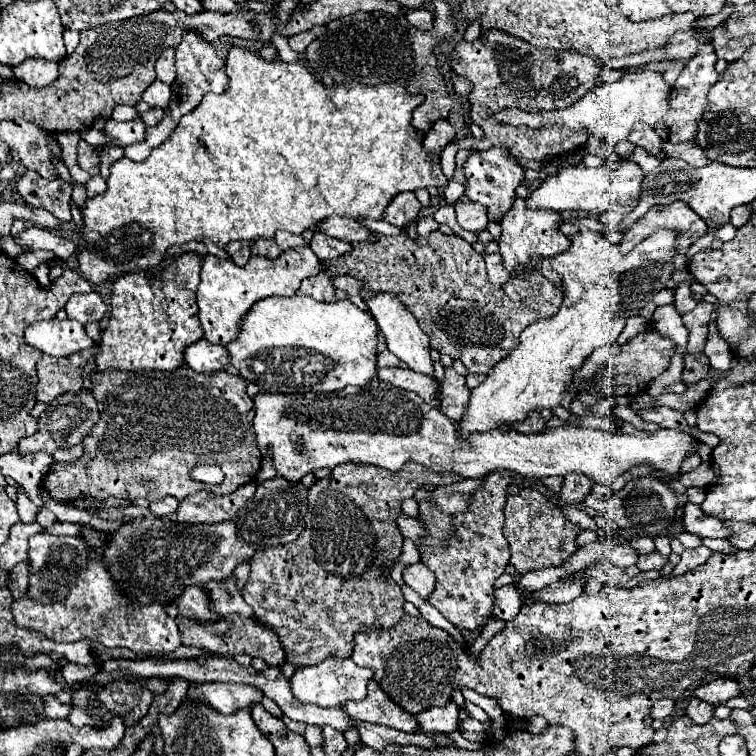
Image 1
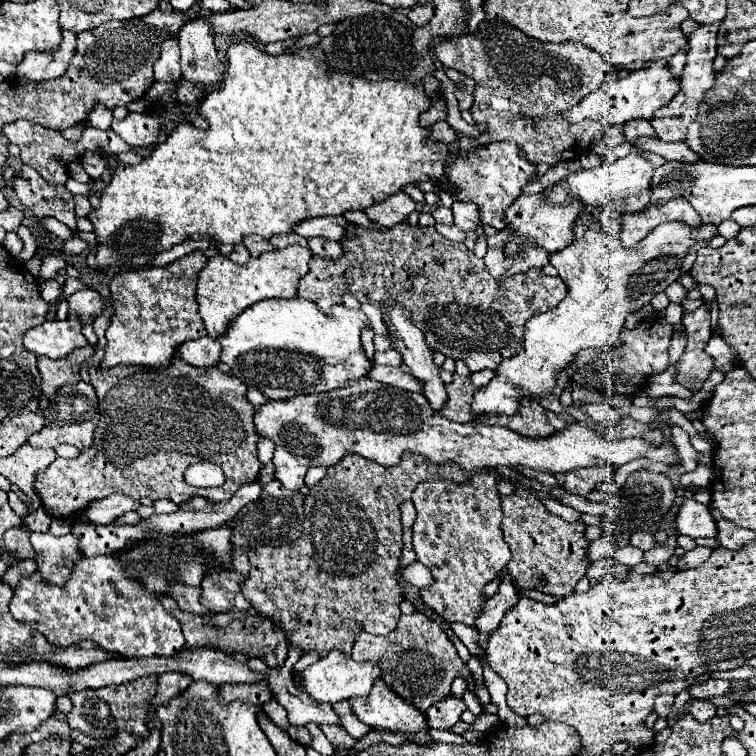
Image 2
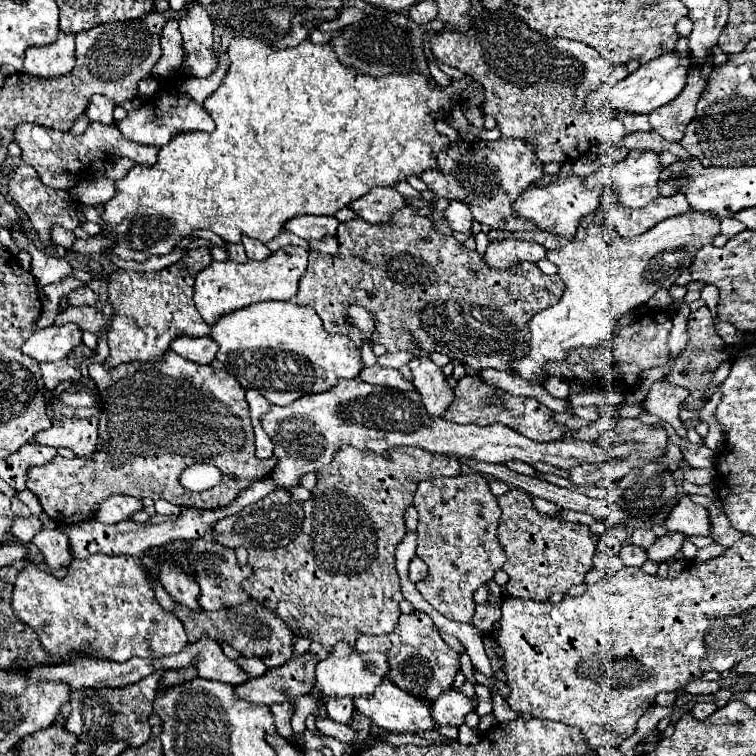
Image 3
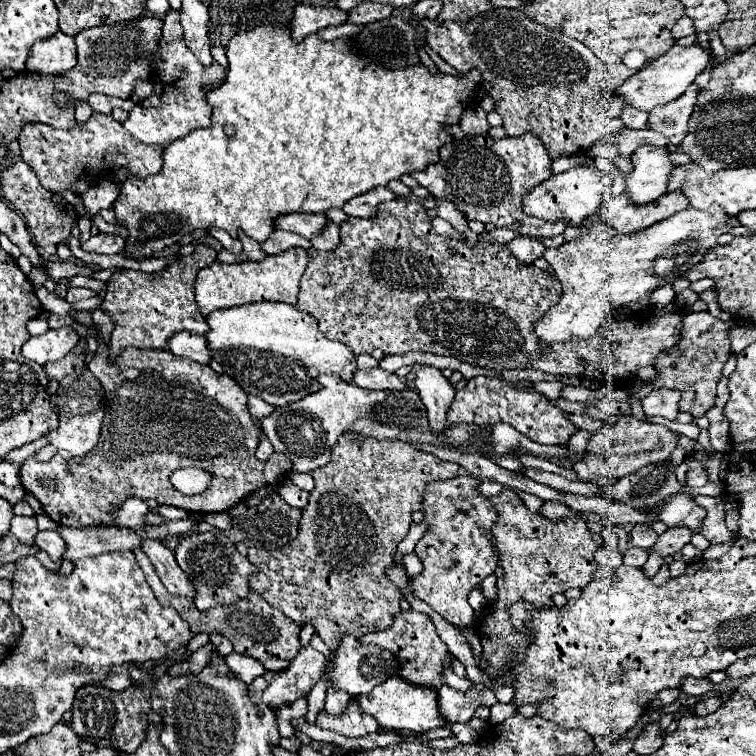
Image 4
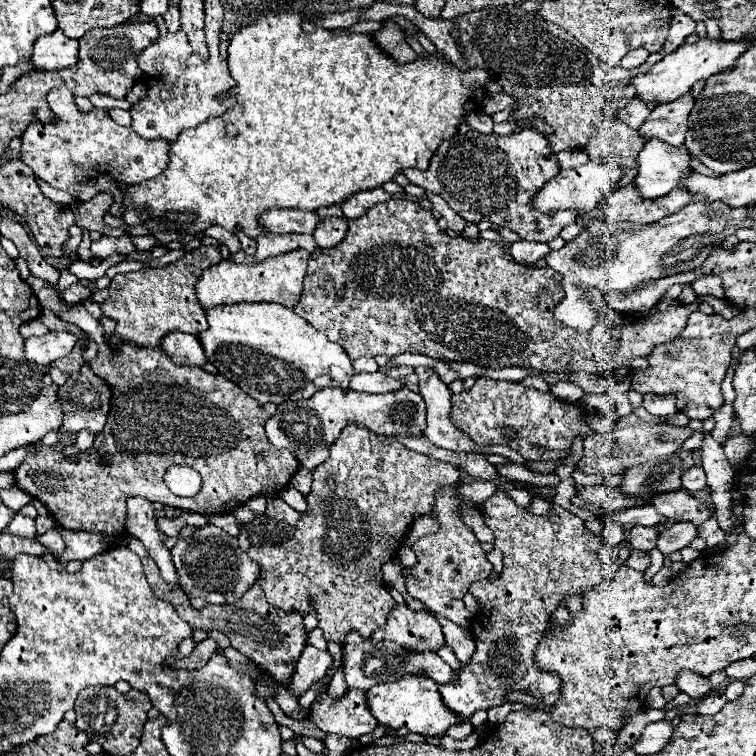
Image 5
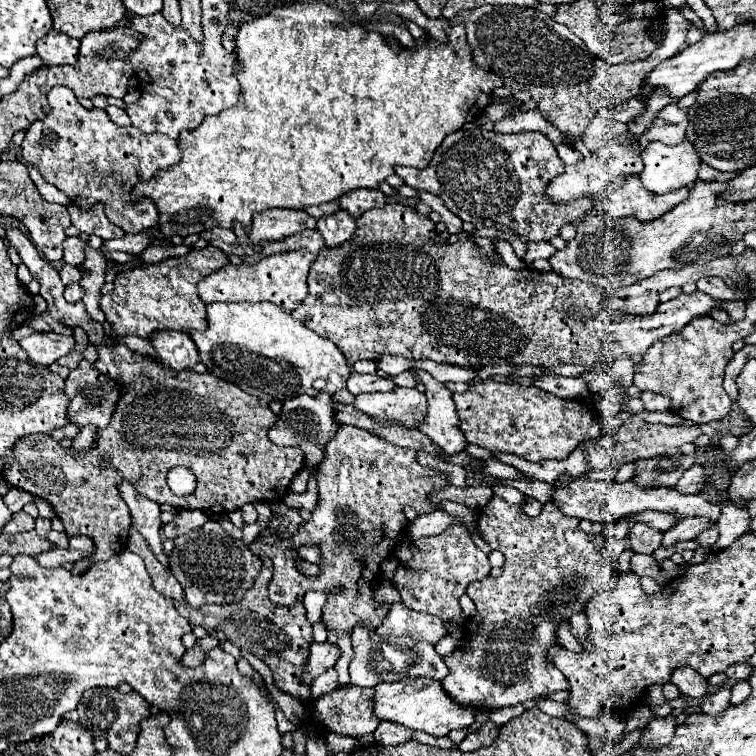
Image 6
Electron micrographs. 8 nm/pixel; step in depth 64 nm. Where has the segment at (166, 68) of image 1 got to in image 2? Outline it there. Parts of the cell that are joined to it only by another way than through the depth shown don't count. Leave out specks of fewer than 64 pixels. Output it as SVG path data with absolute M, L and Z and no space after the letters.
M170 38L162 44L162 54L158 58L158 62L154 64L154 76L156 80L164 80L164 82L178 82L180 80L180 48L178 48L178 40Z

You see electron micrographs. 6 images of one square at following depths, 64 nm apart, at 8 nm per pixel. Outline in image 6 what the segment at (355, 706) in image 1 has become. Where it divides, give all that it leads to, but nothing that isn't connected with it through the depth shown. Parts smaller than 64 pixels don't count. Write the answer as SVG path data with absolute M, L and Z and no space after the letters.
M406 678L374 686L374 714L380 720L388 720L410 730L422 730L432 736L446 736L450 730L468 728L476 716L476 712L468 712L454 700L448 700L448 696L444 696L444 690L440 688L440 682L432 678Z

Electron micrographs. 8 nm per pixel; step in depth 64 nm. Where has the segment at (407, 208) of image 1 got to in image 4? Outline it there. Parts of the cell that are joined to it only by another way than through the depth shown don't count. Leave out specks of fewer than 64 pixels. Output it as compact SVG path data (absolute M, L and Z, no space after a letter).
M372 188L364 196L356 196L344 204L344 212L348 216L358 216L358 218L374 218L378 214L378 204L396 200L396 194L390 188Z

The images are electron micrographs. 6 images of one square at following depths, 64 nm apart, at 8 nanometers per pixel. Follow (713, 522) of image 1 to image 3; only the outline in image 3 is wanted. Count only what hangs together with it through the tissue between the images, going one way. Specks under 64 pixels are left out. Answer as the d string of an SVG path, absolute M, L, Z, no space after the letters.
M682 496L666 520L668 530L680 532L684 536L710 536L708 510L694 504L688 496Z

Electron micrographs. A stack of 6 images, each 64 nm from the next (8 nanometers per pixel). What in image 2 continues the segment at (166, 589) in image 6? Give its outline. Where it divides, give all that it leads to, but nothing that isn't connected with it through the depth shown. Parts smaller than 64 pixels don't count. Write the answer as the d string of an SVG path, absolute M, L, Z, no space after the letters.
M170 596L160 598L164 610L168 614L172 614L184 632L186 638L186 646L188 648L200 648L200 646L212 646L222 650L224 654L234 654L234 652L242 652L246 656L258 656L262 658L270 668L280 668L288 656L288 644L284 640L284 632L280 632L280 628L272 626L268 622L268 618L260 618L258 612L248 610L248 612L226 612L226 614L212 614L212 616L192 616L182 612L176 602Z

